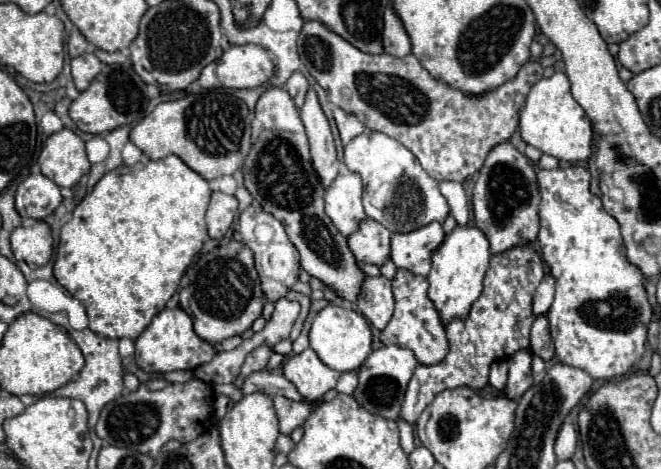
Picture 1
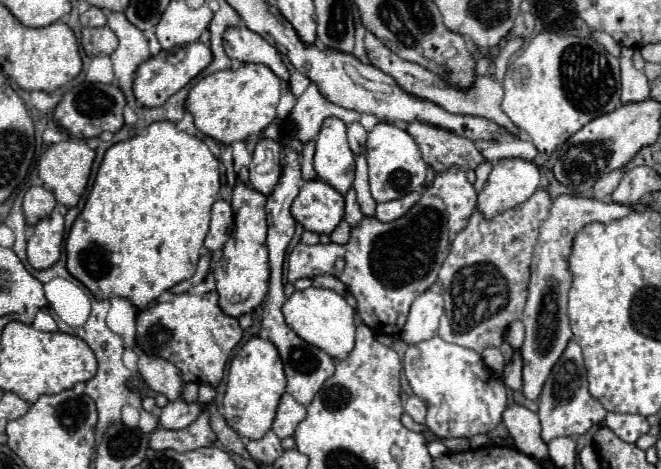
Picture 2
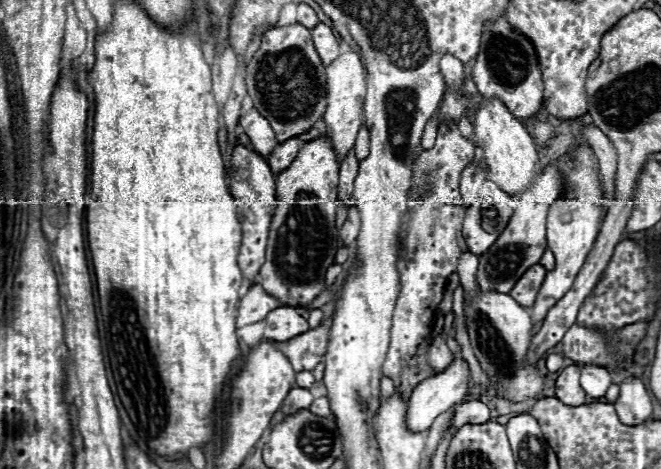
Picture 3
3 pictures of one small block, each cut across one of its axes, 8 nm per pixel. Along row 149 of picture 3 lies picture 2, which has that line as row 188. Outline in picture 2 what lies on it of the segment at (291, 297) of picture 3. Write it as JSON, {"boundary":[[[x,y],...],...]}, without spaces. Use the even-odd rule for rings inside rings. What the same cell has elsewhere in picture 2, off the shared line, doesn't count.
{"boundary":[[[322,180],[304,182],[292,204],[292,216],[310,232],[332,234],[344,218],[344,196]]]}

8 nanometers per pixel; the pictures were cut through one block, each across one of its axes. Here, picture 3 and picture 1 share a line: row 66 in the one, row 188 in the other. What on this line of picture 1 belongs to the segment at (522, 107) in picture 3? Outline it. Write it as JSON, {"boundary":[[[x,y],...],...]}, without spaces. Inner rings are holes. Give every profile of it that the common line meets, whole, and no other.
{"boundary":[[[502,142],[488,152],[472,190],[472,204],[476,226],[486,232],[492,254],[514,248],[514,244],[528,244],[536,240],[540,204],[536,170],[532,162],[524,154],[520,154],[510,142]]]}

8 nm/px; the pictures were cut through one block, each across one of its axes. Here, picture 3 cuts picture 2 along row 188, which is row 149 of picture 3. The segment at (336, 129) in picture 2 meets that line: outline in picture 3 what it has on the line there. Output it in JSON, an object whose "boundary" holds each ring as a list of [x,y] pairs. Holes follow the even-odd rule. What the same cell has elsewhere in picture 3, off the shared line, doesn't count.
{"boundary":[[[356,50],[342,52],[330,66],[326,66],[328,74],[328,108],[324,114],[326,120],[326,134],[334,142],[338,152],[338,160],[346,156],[346,150],[354,146],[358,128],[362,126],[362,102],[366,96],[366,82],[364,82],[364,68],[360,62],[360,54]]]}

